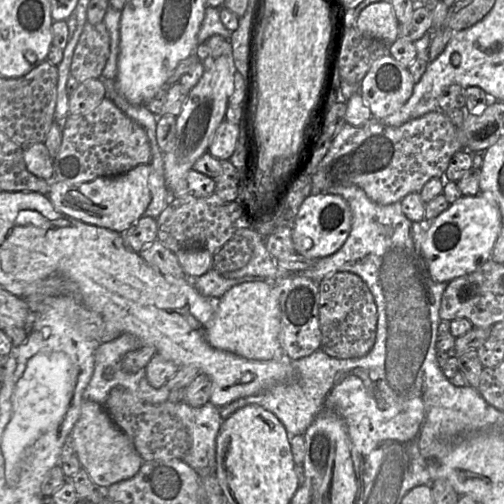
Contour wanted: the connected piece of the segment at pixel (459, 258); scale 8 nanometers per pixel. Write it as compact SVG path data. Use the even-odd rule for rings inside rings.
M491 195L462 196L432 220L421 244L421 254L431 278L448 283L476 271L491 258L502 228L502 216Z

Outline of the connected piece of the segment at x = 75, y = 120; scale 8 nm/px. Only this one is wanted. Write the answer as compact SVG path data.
M105 97L92 111L67 116L60 149L53 158L54 179L81 184L98 177L124 174L141 164L149 164L151 158L149 140L143 127Z

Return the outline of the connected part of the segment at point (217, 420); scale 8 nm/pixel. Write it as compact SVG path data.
M168 400L160 405L179 419L189 434L191 445L183 460L201 478L215 473L216 437L222 424L220 408L211 401L200 407Z

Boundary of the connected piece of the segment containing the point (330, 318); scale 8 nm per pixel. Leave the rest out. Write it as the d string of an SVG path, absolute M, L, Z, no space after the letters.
M337 272L319 283L320 348L338 359L361 358L372 349L377 333L377 306L366 283L351 272Z

